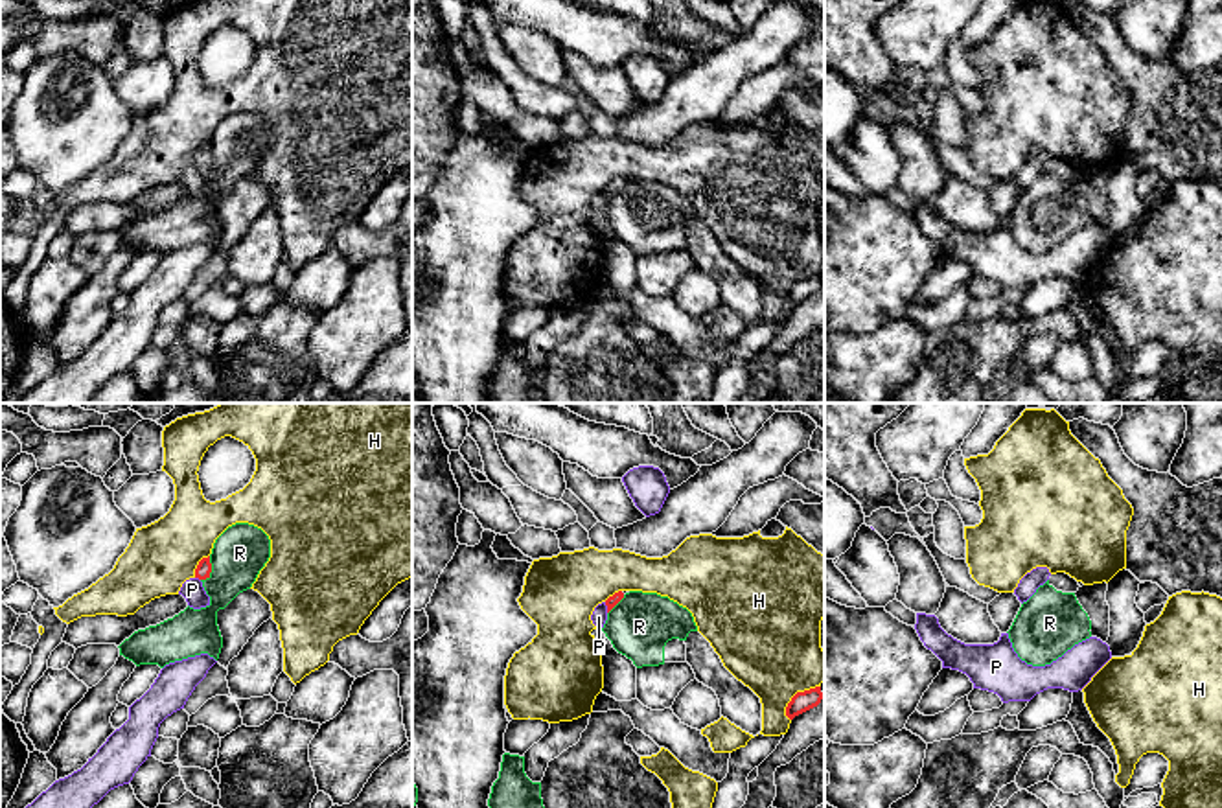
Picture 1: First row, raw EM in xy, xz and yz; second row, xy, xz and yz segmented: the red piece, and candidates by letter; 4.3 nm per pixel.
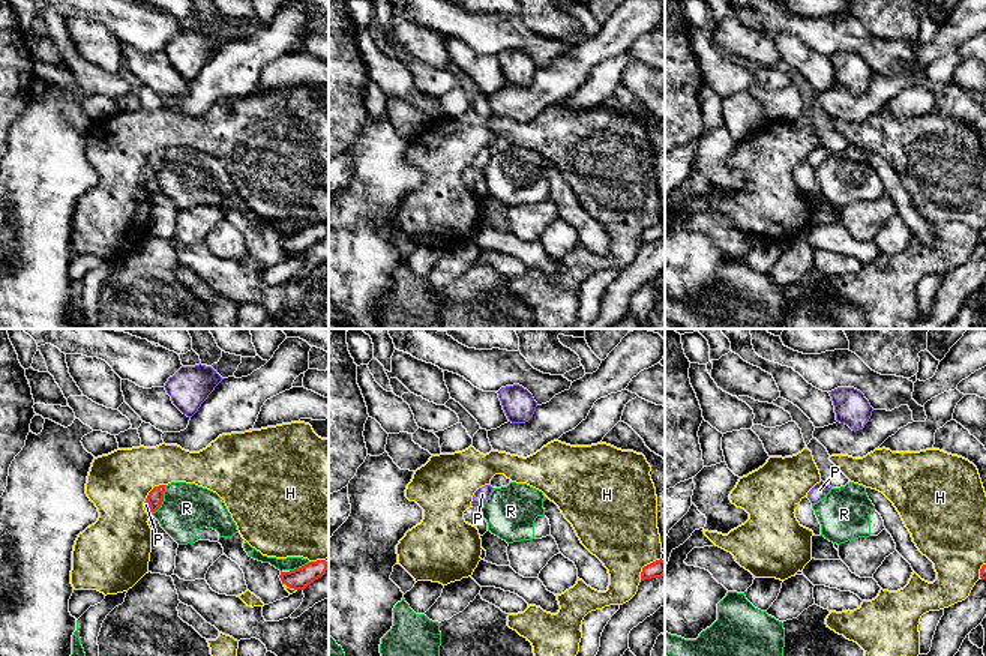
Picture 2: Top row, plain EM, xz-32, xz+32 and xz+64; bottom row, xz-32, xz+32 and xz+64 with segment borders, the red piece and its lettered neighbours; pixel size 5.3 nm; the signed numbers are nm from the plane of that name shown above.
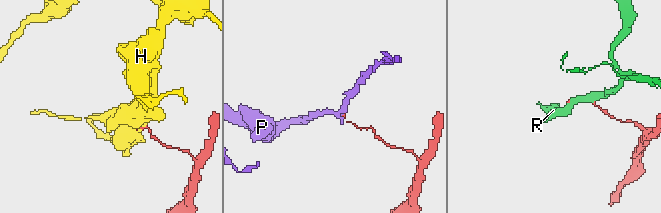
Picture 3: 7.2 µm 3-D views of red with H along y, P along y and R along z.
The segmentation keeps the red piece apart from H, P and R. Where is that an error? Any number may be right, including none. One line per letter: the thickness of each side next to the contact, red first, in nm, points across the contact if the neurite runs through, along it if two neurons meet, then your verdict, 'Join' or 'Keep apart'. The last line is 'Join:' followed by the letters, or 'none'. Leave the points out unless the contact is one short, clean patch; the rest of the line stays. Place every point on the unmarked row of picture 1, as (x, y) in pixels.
H: Thickness 70 nm (red) against 300 nm. Keep apart
P: Thickness 50 nm (red) against 70 nm. Boundary: xz (604, 190), (608, 199). Keep apart
R: Thickness 70 nm (red) against 240 nm. Keep apart
Join: none

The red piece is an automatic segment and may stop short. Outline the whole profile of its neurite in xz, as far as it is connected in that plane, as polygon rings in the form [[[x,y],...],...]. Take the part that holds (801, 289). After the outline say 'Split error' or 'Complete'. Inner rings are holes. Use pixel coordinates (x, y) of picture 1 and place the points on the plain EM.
[[[821,274],[797,280],[786,294],[786,304],[793,307],[795,304],[817,294],[823,287]]]. Complete

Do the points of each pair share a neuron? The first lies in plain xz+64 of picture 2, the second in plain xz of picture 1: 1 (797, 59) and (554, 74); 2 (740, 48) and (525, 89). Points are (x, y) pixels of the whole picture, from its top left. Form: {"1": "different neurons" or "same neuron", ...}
{"1": "different neurons", "2": "different neurons"}

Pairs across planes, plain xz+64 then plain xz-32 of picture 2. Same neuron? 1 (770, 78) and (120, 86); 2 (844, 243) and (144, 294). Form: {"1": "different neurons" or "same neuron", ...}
{"1": "same neuron", "2": "different neurons"}

